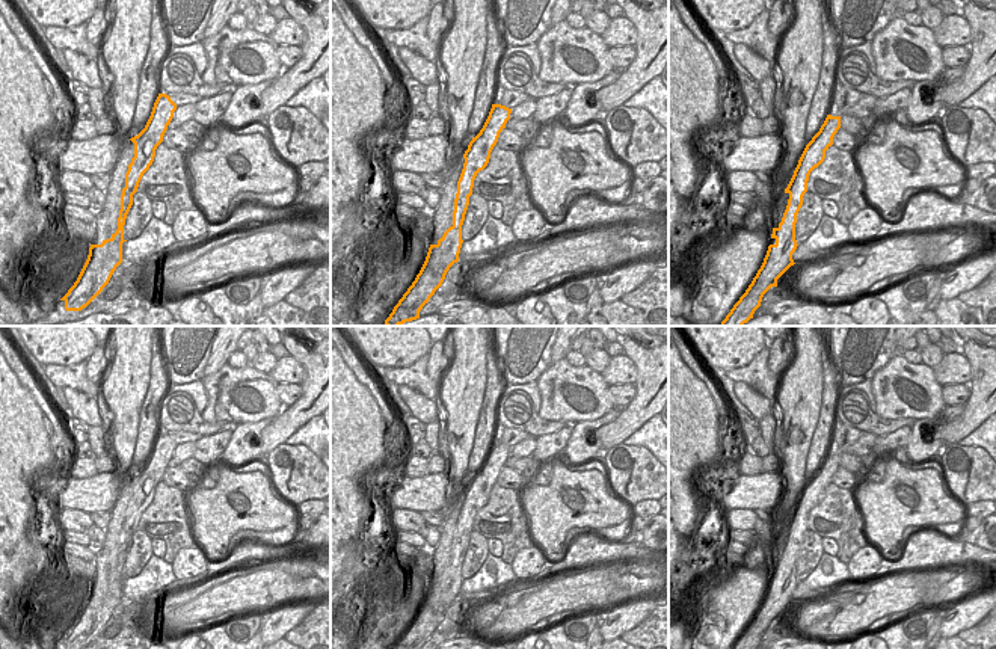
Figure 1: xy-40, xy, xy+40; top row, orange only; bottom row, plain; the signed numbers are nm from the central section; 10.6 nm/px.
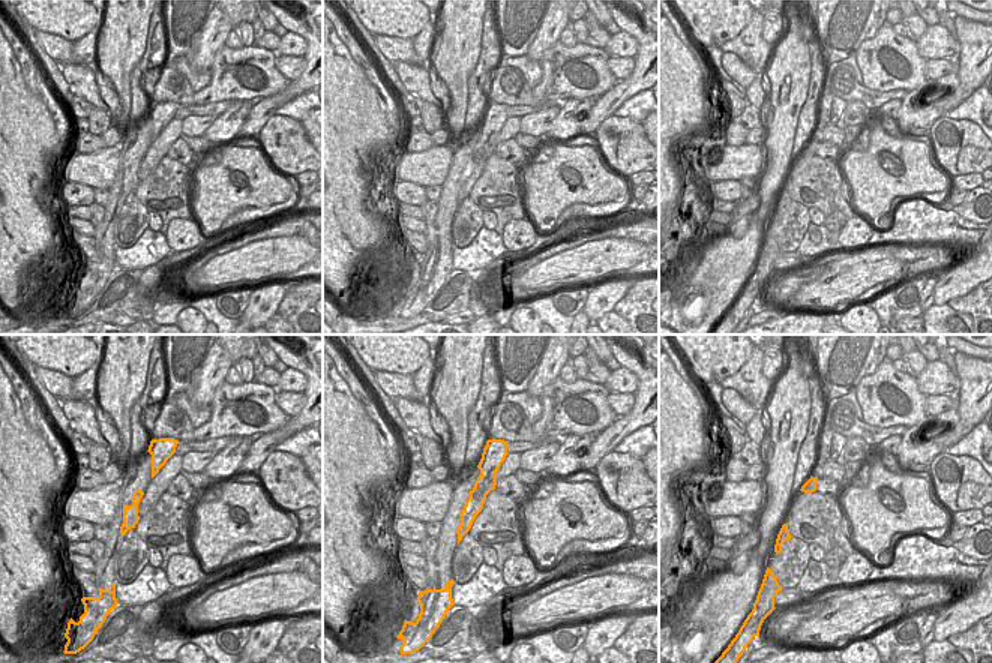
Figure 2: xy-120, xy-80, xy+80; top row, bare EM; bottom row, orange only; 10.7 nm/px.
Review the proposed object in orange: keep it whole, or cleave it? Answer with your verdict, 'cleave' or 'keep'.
keep

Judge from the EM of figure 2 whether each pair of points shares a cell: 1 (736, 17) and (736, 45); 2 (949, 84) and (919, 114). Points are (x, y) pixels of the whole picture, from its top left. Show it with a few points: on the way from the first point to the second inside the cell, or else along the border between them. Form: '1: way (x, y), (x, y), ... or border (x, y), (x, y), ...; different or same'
1: border (752, 15), (751, 21), (734, 38), (719, 47); different
2: way (935, 83), (926, 84), (913, 101); same

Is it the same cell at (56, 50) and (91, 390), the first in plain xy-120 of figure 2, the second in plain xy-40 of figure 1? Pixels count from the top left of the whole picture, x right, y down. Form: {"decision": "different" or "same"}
{"decision": "same"}

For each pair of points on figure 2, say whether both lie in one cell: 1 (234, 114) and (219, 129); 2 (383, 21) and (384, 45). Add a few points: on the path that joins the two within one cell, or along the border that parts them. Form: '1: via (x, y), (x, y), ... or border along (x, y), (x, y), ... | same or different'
1: via (231, 117), (222, 126) | same
2: border along (374, 33), (411, 39) | different

